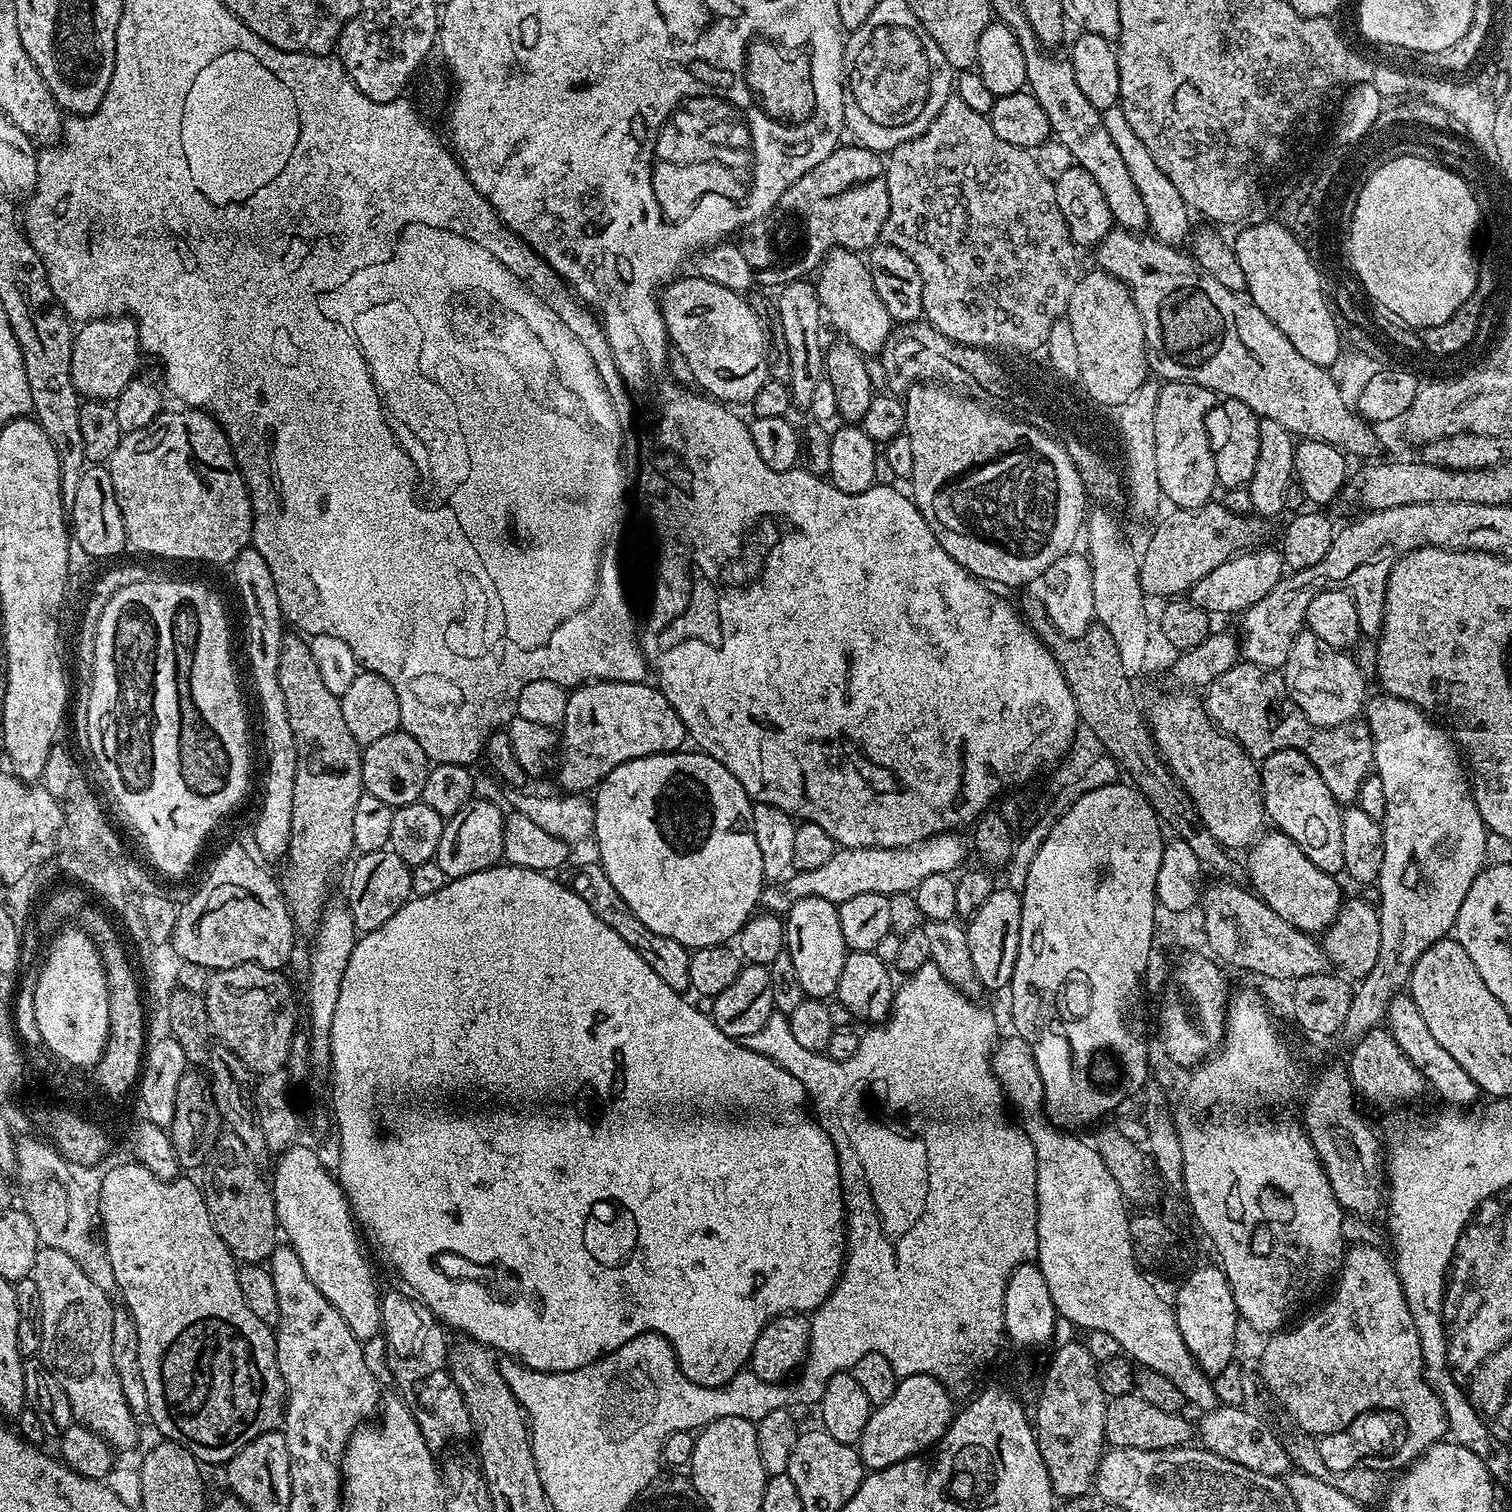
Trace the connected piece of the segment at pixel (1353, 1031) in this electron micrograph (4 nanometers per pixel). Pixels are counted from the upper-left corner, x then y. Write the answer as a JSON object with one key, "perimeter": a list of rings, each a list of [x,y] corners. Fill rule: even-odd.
{"perimeter":[[[1379,694],[1367,701],[1366,704],[1366,723],[1370,734],[1372,735],[1372,758],[1374,761],[1374,772],[1382,778],[1382,794],[1386,794],[1386,814],[1382,821],[1384,834],[1384,857],[1382,858],[1382,868],[1378,883],[1380,885],[1380,893],[1382,894],[1382,902],[1378,906],[1380,913],[1380,945],[1378,946],[1378,958],[1374,962],[1374,970],[1370,970],[1370,974],[1366,974],[1364,979],[1355,985],[1352,993],[1352,1005],[1350,1006],[1350,1014],[1346,1018],[1342,1029],[1342,1036],[1348,1039],[1348,1042],[1355,1042],[1360,1037],[1366,1035],[1372,1028],[1381,1027],[1382,1021],[1385,1019],[1388,1004],[1397,994],[1403,993],[1408,986],[1408,979],[1412,977],[1414,966],[1418,962],[1418,958],[1422,958],[1422,954],[1430,946],[1434,946],[1434,942],[1445,939],[1455,929],[1456,919],[1458,918],[1458,910],[1462,910],[1462,902],[1466,902],[1466,894],[1470,894],[1470,886],[1474,886],[1474,878],[1478,878],[1478,874],[1484,871],[1486,861],[1484,855],[1488,852],[1488,840],[1490,841],[1490,833],[1485,828],[1482,822],[1482,814],[1478,814],[1478,806],[1472,797],[1472,786],[1470,783],[1469,773],[1466,771],[1465,761],[1462,759],[1462,753],[1453,737],[1447,731],[1443,732],[1437,721],[1433,719],[1429,713],[1423,712],[1416,705],[1406,702],[1402,698],[1394,698],[1387,694]]]}

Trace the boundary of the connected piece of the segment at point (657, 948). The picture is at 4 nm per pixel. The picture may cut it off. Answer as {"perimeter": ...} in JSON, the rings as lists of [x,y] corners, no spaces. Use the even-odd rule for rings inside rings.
{"perimeter":[[[599,862],[582,865],[570,879],[570,887],[574,894],[578,894],[578,898],[582,898],[582,902],[586,902],[586,906],[590,906],[590,910],[594,910],[598,918],[602,918],[602,922],[606,922],[606,926],[610,926],[610,930],[614,930],[614,934],[626,938],[626,942],[630,942],[630,946],[638,950],[642,962],[646,962],[646,966],[650,966],[650,970],[654,970],[654,974],[658,974],[658,978],[662,978],[666,986],[681,994],[691,989],[689,949],[684,948],[682,942],[674,942],[674,938],[666,938],[650,931],[646,922],[635,916],[626,902],[622,902],[622,894],[614,890],[610,878],[606,878],[606,870]]]}

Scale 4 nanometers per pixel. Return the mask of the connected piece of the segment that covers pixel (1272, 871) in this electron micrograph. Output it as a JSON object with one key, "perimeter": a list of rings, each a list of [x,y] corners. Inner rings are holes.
{"perimeter":[[[1265,831],[1256,843],[1247,849],[1246,878],[1248,876],[1252,882],[1252,884],[1250,883],[1251,891],[1264,900],[1266,906],[1270,906],[1270,910],[1274,910],[1274,914],[1278,914],[1278,918],[1286,918],[1286,922],[1290,922],[1290,926],[1309,934],[1323,933],[1334,922],[1342,903],[1340,884],[1336,881],[1339,879],[1333,873],[1321,872],[1318,866],[1314,866],[1314,862],[1310,862],[1310,858],[1306,858],[1306,854],[1302,854],[1299,846],[1285,832],[1271,831]]]}

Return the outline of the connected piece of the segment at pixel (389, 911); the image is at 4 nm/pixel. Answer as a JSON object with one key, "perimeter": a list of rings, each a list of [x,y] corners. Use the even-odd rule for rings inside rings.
{"perimeter":[[[390,850],[365,852],[355,857],[356,865],[348,876],[348,901],[346,907],[354,918],[357,933],[363,934],[378,930],[382,922],[390,922],[406,901],[413,899],[410,878],[412,869],[398,854]],[[357,859],[357,860],[356,860]]]}

